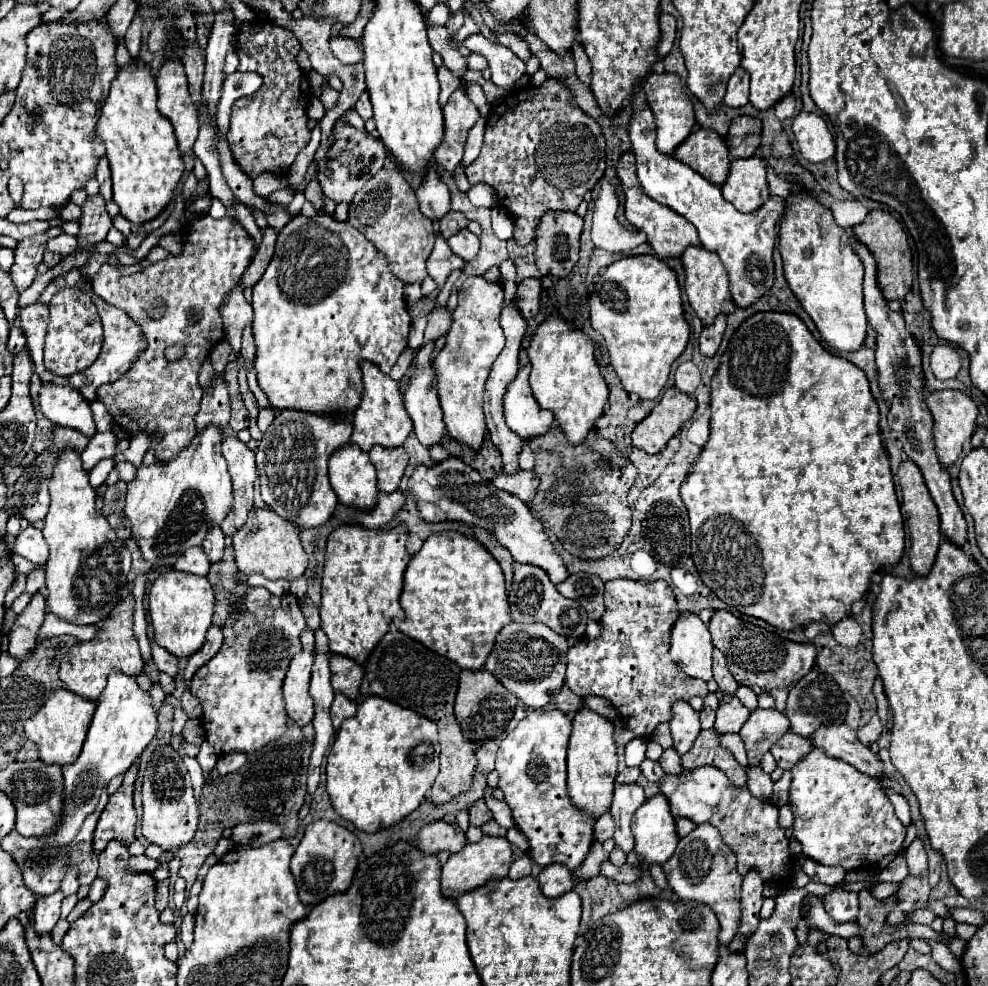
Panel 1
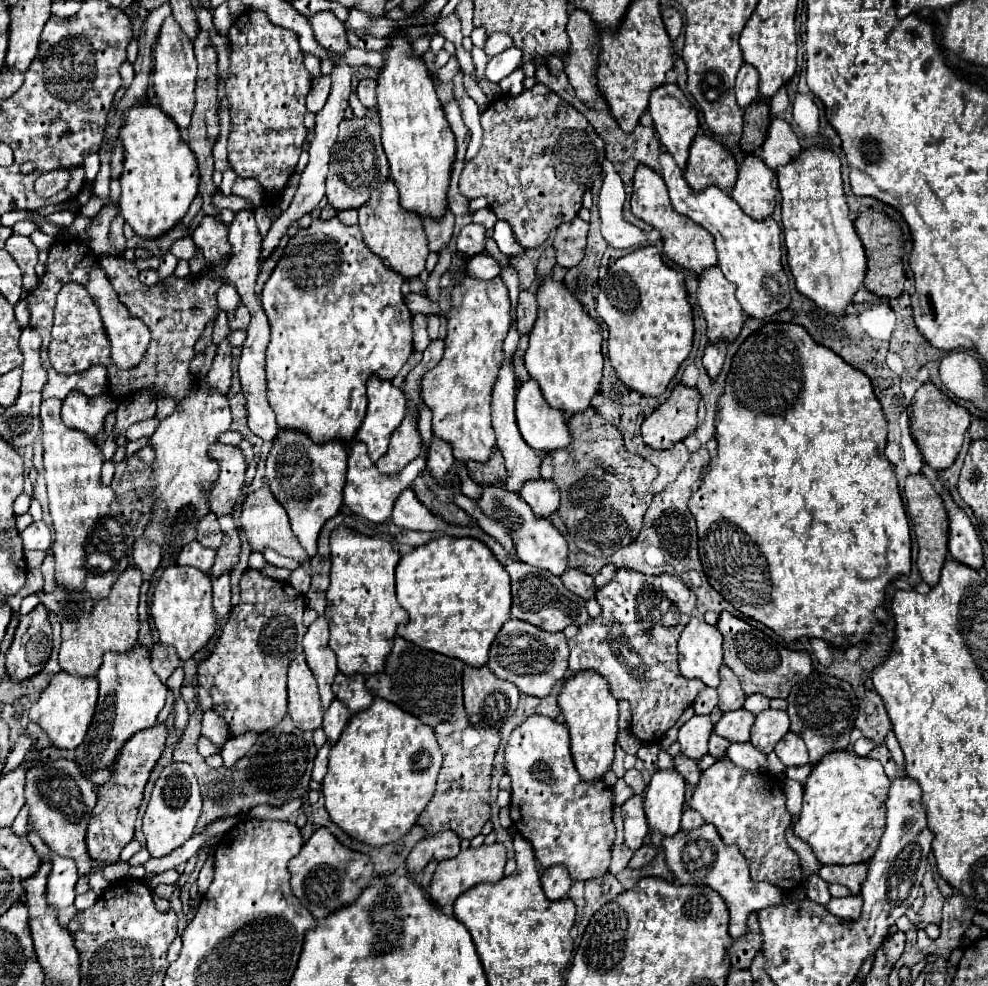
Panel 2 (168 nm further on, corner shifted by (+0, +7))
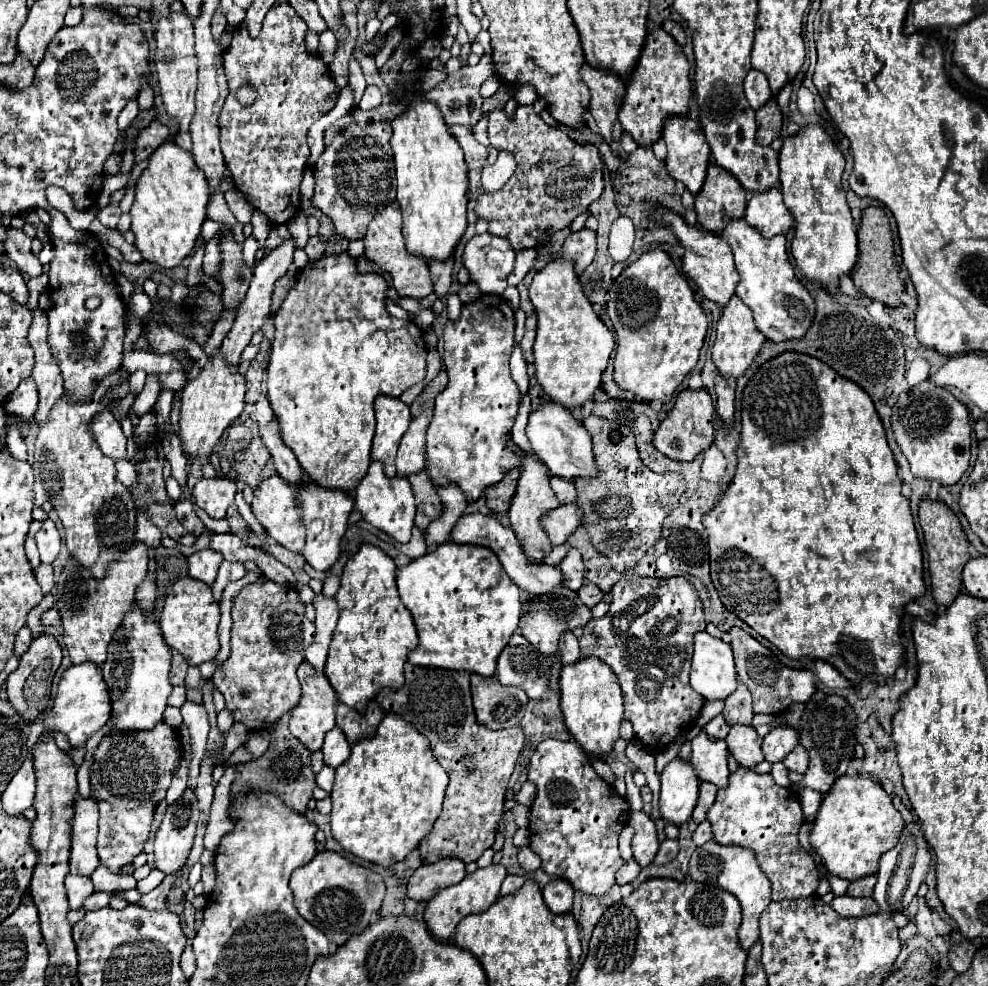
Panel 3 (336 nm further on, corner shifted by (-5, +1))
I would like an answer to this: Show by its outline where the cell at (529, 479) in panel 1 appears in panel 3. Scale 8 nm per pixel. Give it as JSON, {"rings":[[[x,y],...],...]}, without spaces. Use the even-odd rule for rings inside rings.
{"rings":[[[563,503],[557,509],[551,509],[549,513],[543,515],[541,527],[547,533],[551,545],[565,543],[571,531],[575,531],[581,523],[581,509],[575,503]]]}

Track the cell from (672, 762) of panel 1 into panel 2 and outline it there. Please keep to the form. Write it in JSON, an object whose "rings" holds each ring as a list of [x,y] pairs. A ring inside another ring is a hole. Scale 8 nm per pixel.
{"rings":[[[676,755],[674,757],[674,767],[686,777],[686,781],[692,785],[692,787],[696,787],[698,785],[698,779],[700,779],[700,767],[698,767],[698,763],[696,761],[692,761],[692,759],[688,759],[686,755]]]}

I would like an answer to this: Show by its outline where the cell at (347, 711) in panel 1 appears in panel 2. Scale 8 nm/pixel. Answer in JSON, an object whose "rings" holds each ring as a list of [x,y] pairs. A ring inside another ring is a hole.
{"rings":[[[334,699],[332,705],[326,709],[322,729],[324,729],[324,733],[326,733],[326,739],[328,739],[330,747],[336,745],[336,741],[338,741],[342,729],[344,729],[346,723],[348,723],[348,717],[350,717],[348,709],[346,709],[338,699]]]}

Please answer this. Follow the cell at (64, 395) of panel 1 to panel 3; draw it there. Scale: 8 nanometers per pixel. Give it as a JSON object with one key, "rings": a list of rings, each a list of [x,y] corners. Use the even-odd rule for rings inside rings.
{"rings":[[[103,409],[101,413],[97,413],[91,419],[91,435],[95,437],[97,445],[101,447],[101,451],[111,457],[113,461],[117,459],[125,459],[125,445],[127,439],[121,431],[121,425],[115,421],[115,417],[111,415],[109,409]]]}

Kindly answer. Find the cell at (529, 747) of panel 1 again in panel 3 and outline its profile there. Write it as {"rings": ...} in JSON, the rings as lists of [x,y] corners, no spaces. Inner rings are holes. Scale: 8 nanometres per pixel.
{"rings":[[[545,739],[529,759],[527,779],[537,787],[529,811],[529,847],[541,857],[543,869],[571,881],[587,895],[603,895],[615,885],[615,875],[623,865],[617,837],[629,821],[631,807],[617,795],[589,763],[589,757],[575,741]]]}

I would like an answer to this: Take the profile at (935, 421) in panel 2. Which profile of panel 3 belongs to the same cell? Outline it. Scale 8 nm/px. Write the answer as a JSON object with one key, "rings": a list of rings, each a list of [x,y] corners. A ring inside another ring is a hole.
{"rings":[[[929,381],[911,387],[909,393],[893,407],[891,425],[915,477],[937,479],[941,485],[955,485],[967,471],[971,445],[969,411],[943,387],[937,387]]]}

